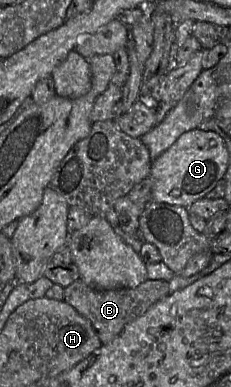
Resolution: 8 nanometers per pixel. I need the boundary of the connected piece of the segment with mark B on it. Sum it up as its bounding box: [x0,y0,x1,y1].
[64,279,169,344]

